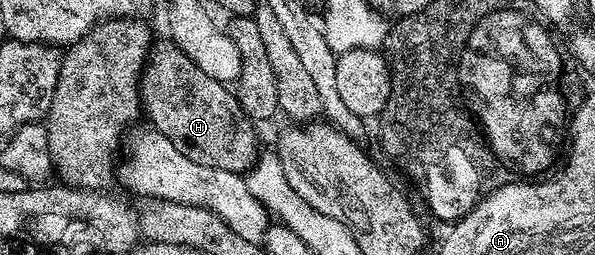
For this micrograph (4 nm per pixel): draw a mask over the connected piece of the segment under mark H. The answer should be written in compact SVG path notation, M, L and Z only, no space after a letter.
M170 39L155 40L148 50L146 66L140 74L140 109L144 117L154 124L151 126L163 133L172 147L180 151L180 155L188 155L192 163L204 163L204 167L220 167L220 171L245 175L258 162L260 148L258 149L258 141L254 138L255 126L243 116L237 96L228 90L230 89L225 84L200 71L200 67Z

